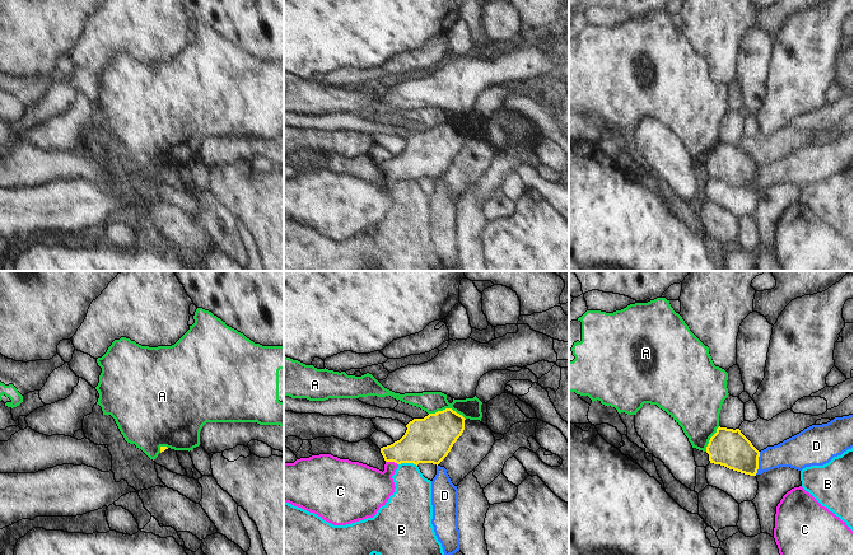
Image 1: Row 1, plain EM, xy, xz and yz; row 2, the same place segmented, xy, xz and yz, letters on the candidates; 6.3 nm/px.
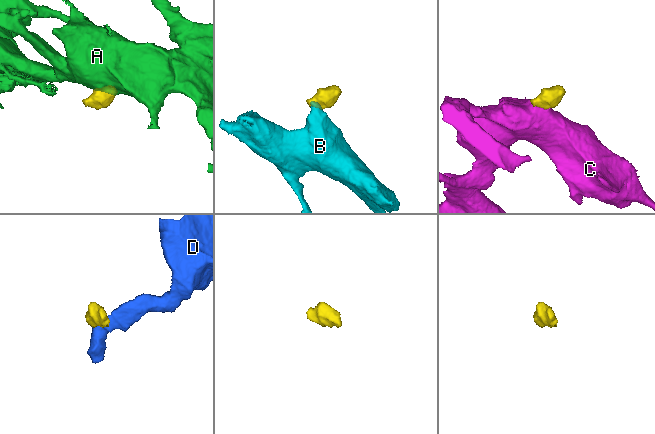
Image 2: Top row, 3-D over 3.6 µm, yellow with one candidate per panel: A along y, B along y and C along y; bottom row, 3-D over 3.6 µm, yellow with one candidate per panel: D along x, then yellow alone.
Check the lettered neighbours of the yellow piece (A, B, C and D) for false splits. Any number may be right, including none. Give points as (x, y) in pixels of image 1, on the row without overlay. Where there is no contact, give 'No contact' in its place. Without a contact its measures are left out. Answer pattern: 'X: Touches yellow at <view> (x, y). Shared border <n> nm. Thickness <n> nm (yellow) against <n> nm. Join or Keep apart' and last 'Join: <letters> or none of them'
A: Touches yellow at xz (447, 124). Shared border 240 nm. Thickness 280 nm (yellow) against 140 nm. Keep apart
B: Touches yellow at xz (407, 177). Shared border 120 nm. Thickness 280 nm (yellow) against 260 nm. Keep apart
C: Touches yellow at xz (392, 176). Shared border 80 nm. Thickness 280 nm (yellow) against 300 nm. Join
D: Touches yellow at yz (757, 178). Shared border 150 nm. Thickness 240 nm (yellow) against 190 nm. Keep apart
Join: C

